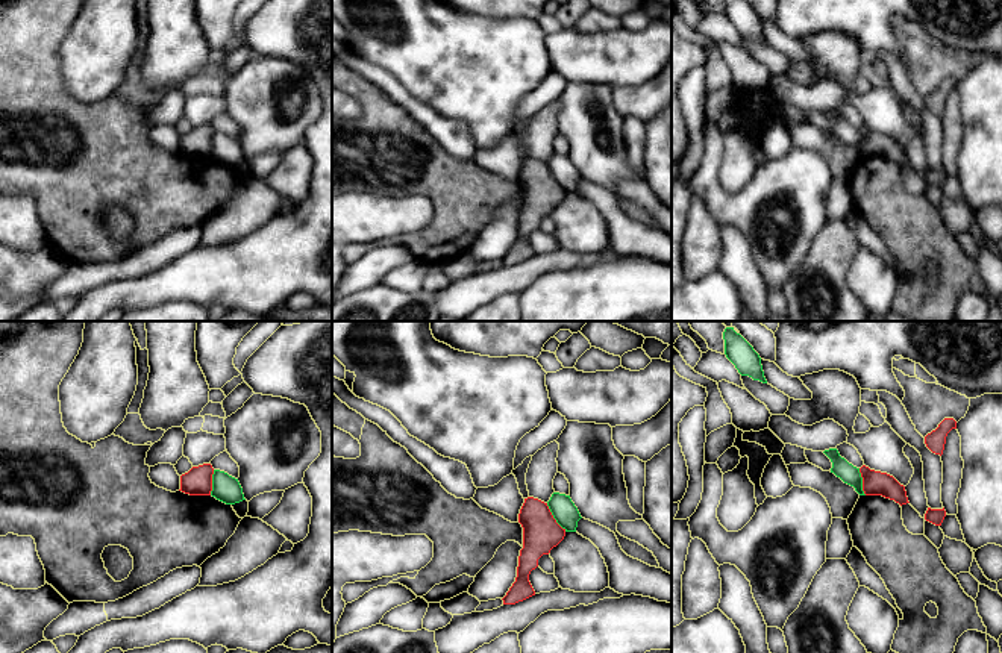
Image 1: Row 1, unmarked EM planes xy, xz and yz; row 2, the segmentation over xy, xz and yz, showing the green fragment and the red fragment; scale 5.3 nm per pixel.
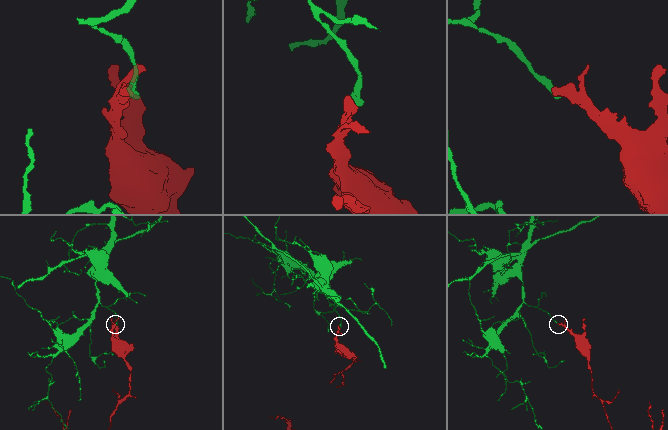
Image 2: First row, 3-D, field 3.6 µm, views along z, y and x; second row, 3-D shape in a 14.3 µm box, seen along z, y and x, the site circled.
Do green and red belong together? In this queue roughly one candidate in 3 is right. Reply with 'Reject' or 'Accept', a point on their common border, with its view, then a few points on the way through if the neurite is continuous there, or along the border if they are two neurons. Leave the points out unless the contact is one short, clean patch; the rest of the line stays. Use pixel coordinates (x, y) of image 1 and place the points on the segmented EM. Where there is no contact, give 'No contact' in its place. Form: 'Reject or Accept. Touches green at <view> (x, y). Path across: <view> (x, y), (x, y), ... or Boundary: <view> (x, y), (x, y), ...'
Reject. Touches green at xz (554, 517). Boundary: xz (546, 503), (552, 517), (566, 531)

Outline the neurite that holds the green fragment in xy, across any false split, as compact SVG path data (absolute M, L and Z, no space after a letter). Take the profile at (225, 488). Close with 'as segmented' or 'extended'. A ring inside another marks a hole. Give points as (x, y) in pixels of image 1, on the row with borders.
M214 470L211 495L226 505L246 500L238 479L220 470Z; as segmented

